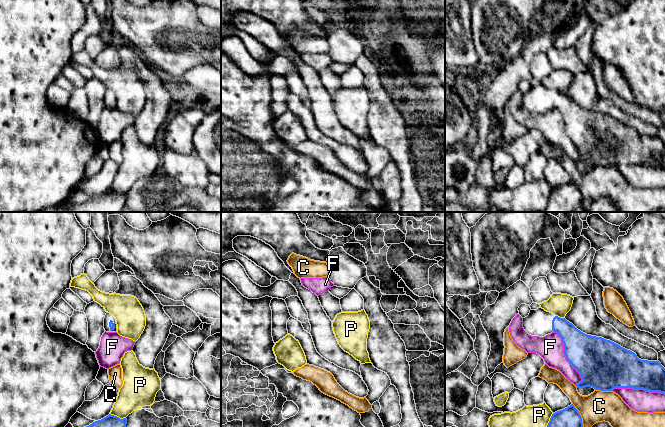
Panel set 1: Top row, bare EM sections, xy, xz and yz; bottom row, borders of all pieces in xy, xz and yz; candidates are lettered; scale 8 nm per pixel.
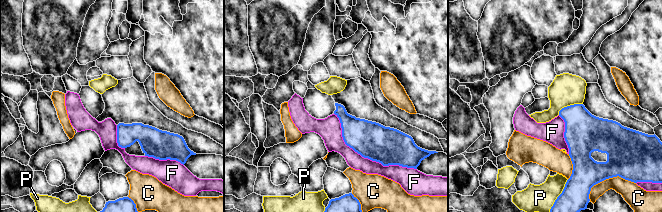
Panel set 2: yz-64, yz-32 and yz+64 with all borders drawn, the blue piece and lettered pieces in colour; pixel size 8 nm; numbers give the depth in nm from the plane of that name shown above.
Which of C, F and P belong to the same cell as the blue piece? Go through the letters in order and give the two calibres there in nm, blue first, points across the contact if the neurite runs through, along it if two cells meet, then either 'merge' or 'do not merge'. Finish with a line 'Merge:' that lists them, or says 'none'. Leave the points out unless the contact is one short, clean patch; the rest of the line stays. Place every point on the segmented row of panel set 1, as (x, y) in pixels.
C: 160 nm thick on the blue side, 240 nm on the other; do not merge
F: 360 nm thick on the blue side, 200 nm on the other; do not merge
P: 100 nm thick on the blue side, 240 nm on the other; do not merge
Merge: none

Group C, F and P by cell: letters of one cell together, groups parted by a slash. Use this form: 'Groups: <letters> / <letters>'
Groups: C / F / P

